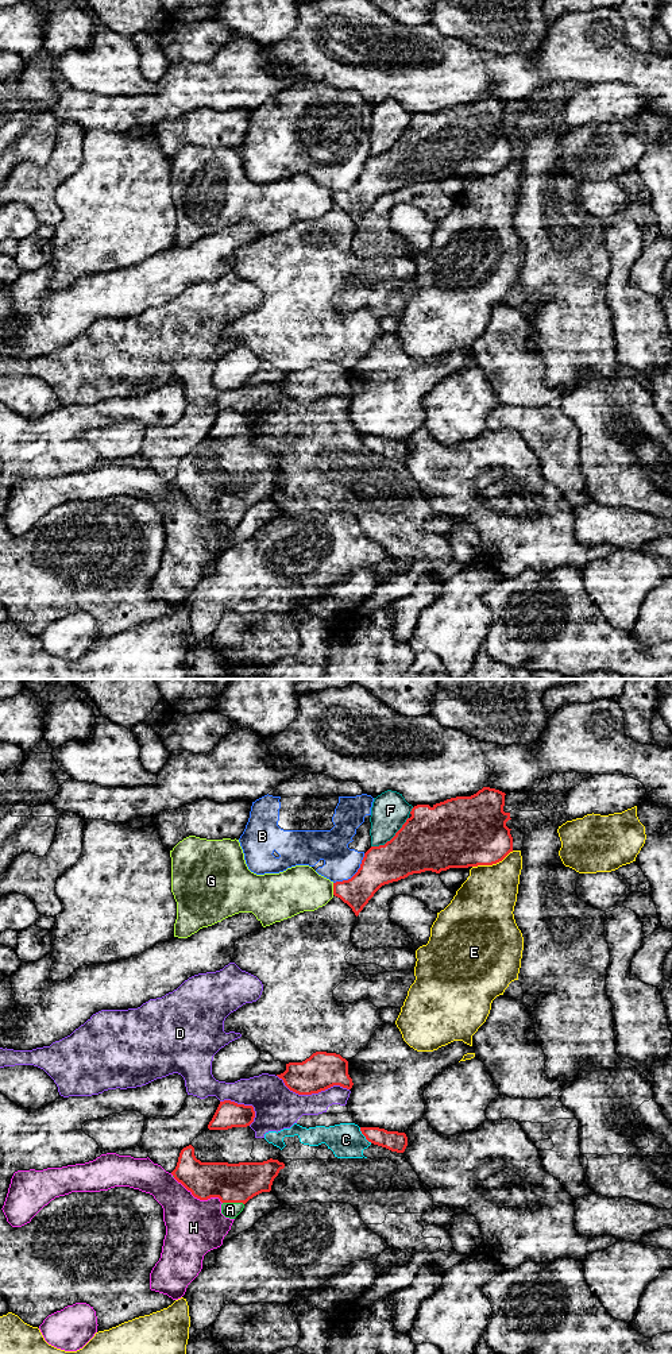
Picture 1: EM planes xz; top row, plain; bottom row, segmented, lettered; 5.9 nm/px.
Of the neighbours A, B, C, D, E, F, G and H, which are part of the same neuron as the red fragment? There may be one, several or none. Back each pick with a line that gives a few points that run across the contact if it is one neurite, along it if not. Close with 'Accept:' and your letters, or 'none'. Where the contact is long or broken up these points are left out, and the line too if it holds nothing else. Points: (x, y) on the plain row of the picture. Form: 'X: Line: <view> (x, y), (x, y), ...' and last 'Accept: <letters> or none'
A: Line: xz (232, 492), (234, 510), (230, 519)
Accept: A

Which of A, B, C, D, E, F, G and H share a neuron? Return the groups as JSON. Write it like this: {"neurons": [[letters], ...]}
{"neurons": [["A"], ["B"], ["C", "D"], ["E"], ["F"], ["G"], ["H"]]}

